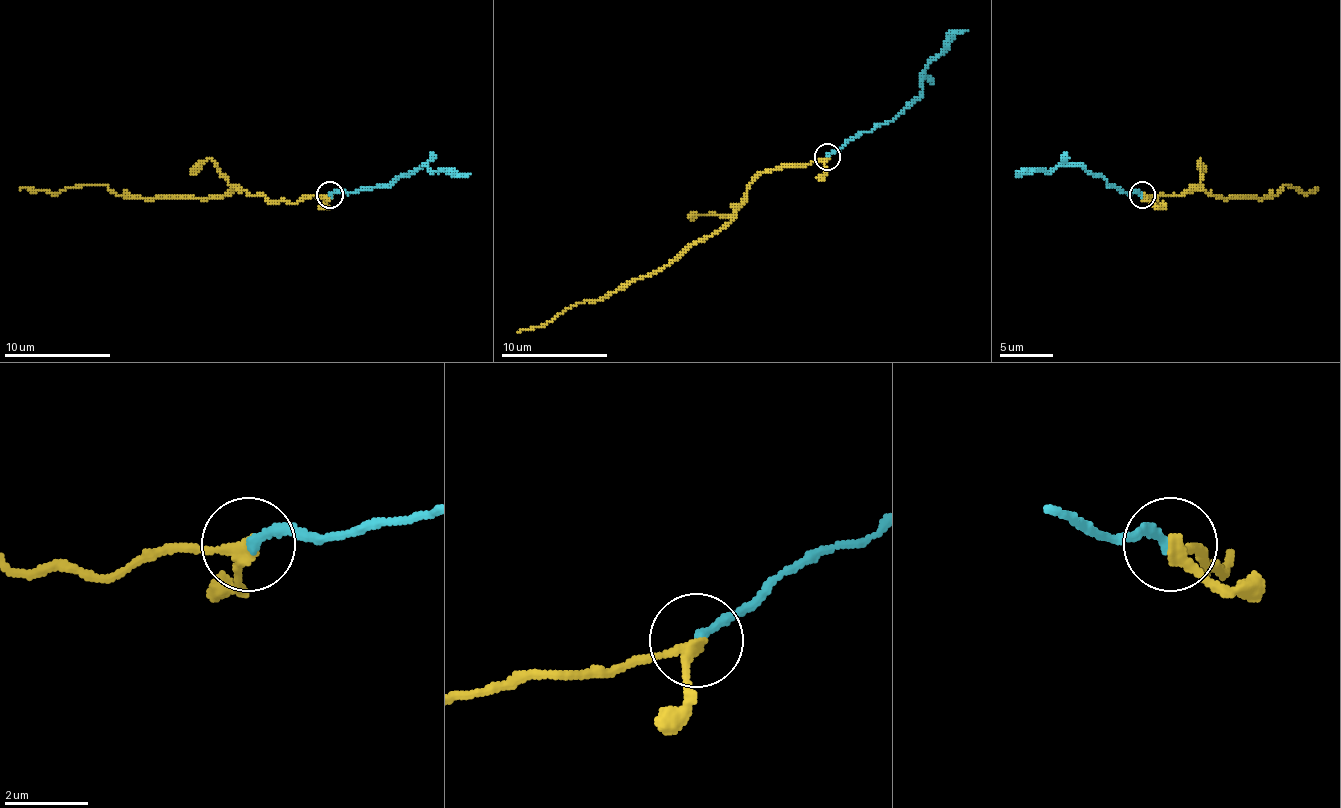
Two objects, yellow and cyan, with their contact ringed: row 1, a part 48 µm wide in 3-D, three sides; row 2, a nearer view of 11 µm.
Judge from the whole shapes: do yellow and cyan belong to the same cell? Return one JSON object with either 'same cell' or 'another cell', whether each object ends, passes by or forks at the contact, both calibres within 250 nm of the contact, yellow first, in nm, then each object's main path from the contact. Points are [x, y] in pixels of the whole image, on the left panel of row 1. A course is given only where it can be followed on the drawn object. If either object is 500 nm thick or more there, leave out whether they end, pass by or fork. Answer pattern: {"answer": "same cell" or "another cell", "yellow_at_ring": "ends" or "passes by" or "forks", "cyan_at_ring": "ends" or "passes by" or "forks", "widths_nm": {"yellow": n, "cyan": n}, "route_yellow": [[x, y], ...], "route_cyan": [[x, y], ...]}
{"answer": "same cell", "yellow_at_ring": "passes by", "cyan_at_ring": "ends", "widths_nm": {"yellow": 240, "cyan": 220}, "route_yellow": [[329, 195], [294, 203], [233, 190], [212, 198], [129, 198], [105, 185], [52, 193], [20, 190]], "route_cyan": [[329, 195], [390, 185], [422, 166], [470, 174]]}

